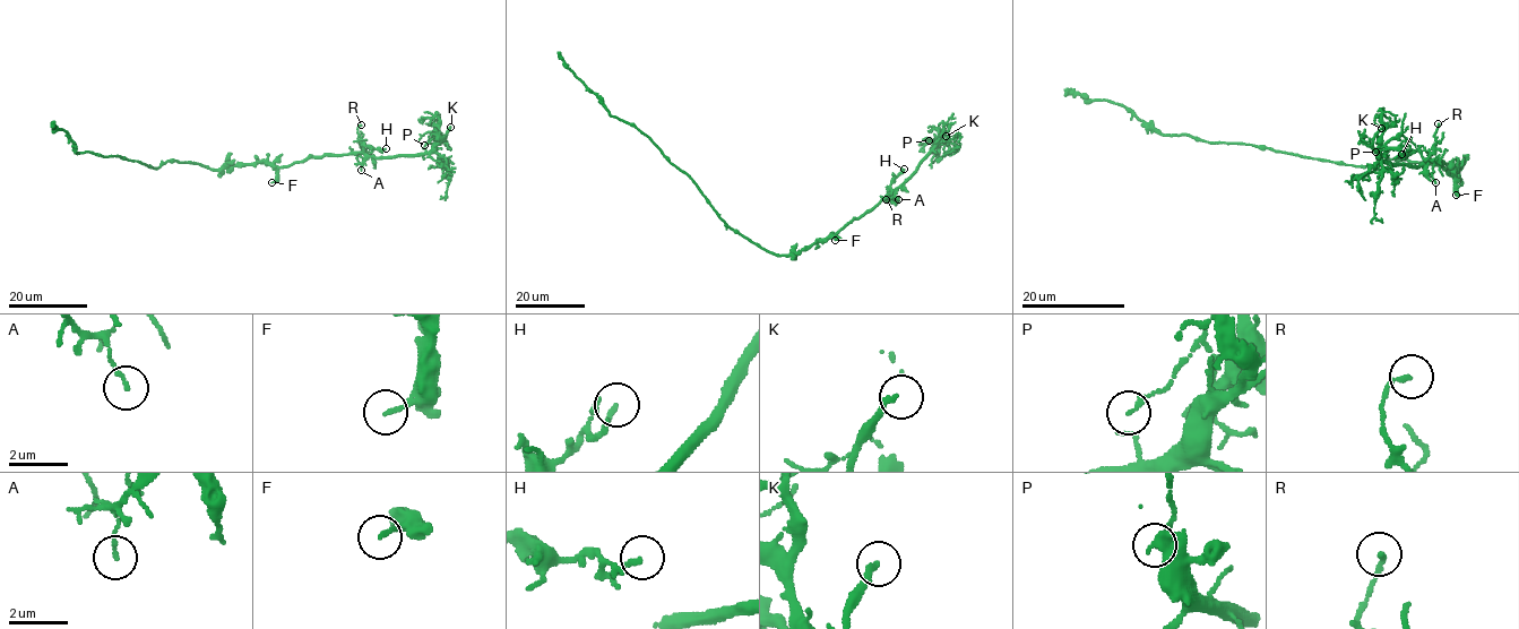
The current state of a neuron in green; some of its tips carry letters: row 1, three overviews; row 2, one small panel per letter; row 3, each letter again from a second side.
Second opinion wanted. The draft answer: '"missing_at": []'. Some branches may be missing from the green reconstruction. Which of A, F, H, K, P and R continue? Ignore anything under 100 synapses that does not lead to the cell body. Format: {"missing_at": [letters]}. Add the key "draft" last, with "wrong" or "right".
{"missing_at": ["K"], "draft": "wrong"}

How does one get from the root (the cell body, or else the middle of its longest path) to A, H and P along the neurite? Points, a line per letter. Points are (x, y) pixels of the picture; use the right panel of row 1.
A: (1431, 165), (1460, 174), (1455, 169), (1455, 173), (1448, 175), (1442, 162), (1426, 160), (1424, 169), (1435, 182)
H: (1431, 165), (1460, 174), (1455, 169), (1455, 173), (1448, 175), (1444, 164), (1425, 160), (1417, 151), (1401, 154)
P: (1431, 165), (1460, 174), (1429, 160), (1389, 165), (1378, 140), (1375, 152)

